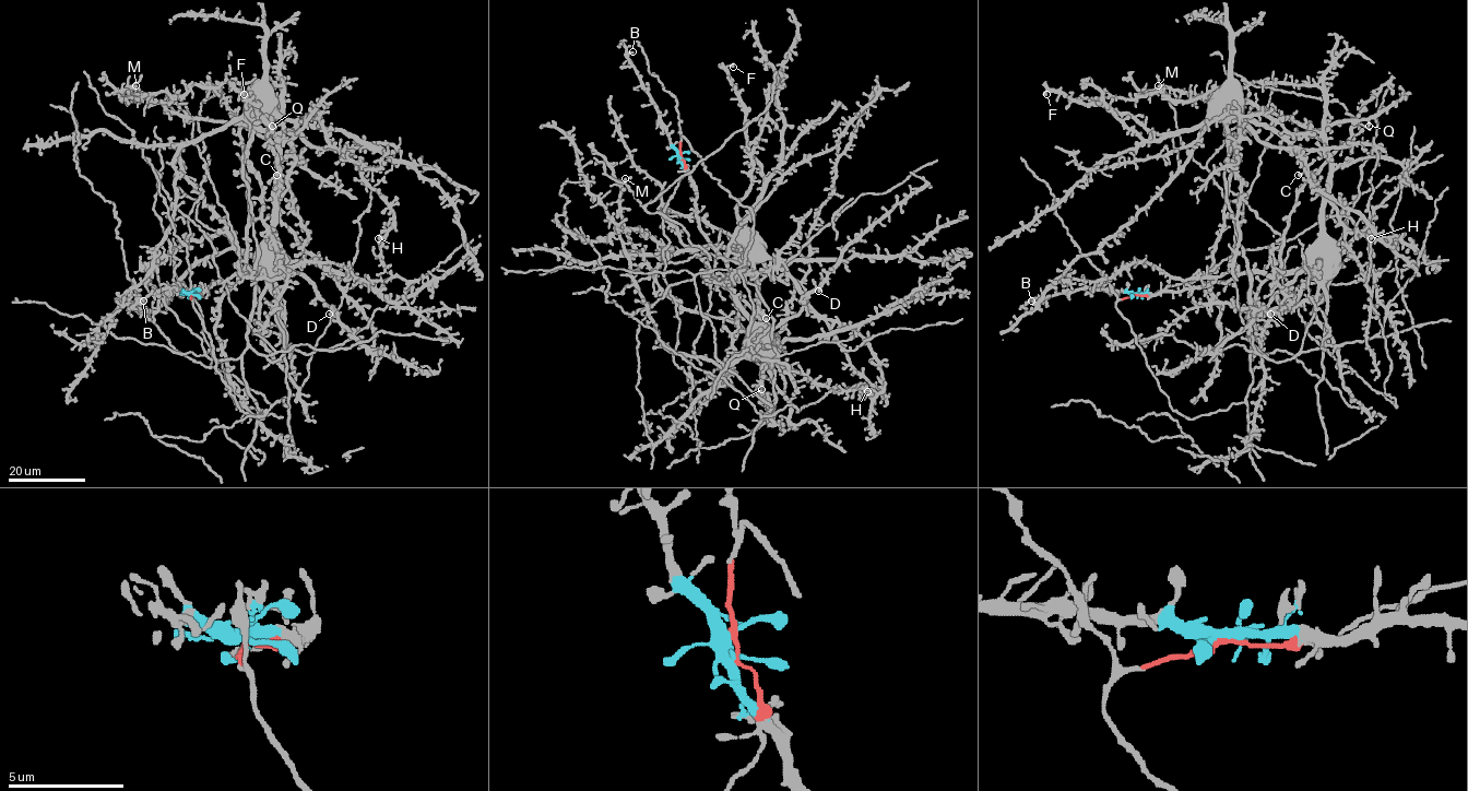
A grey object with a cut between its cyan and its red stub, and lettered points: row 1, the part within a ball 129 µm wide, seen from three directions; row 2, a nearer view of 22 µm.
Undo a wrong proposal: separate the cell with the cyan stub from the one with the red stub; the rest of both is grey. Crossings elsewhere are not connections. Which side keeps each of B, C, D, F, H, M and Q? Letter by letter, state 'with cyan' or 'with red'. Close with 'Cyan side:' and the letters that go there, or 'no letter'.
B: with cyan
C: with red
D: with cyan
F: with red
H: with red
M: with cyan
Q: with red
Cyan side: B, D, M

